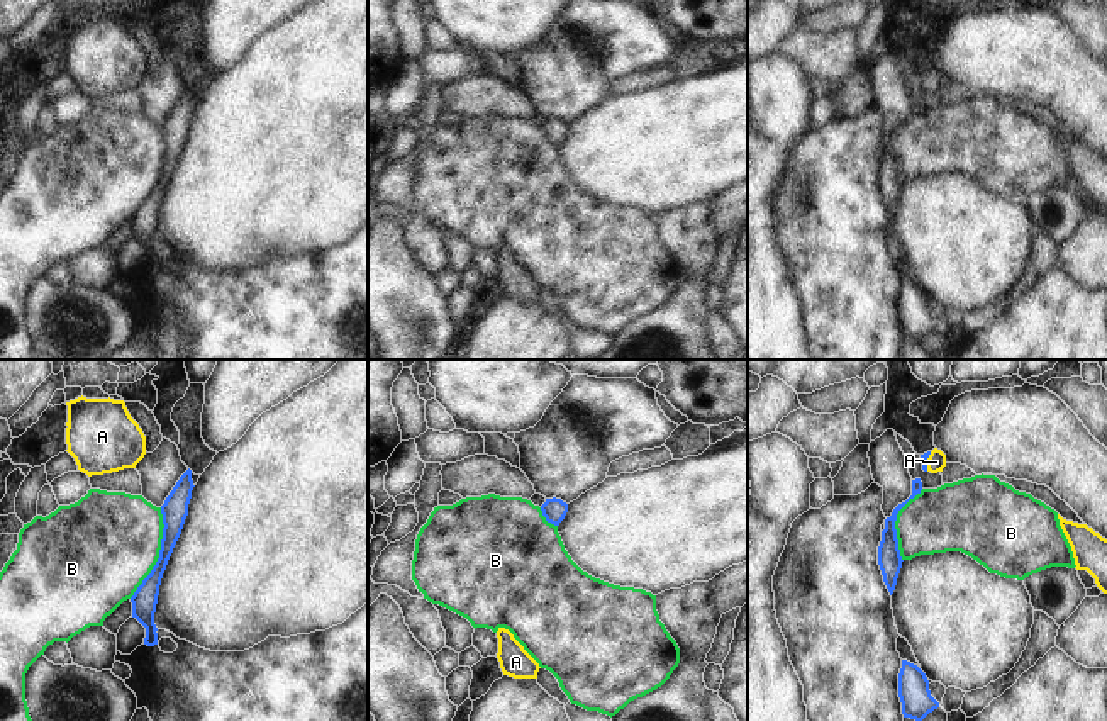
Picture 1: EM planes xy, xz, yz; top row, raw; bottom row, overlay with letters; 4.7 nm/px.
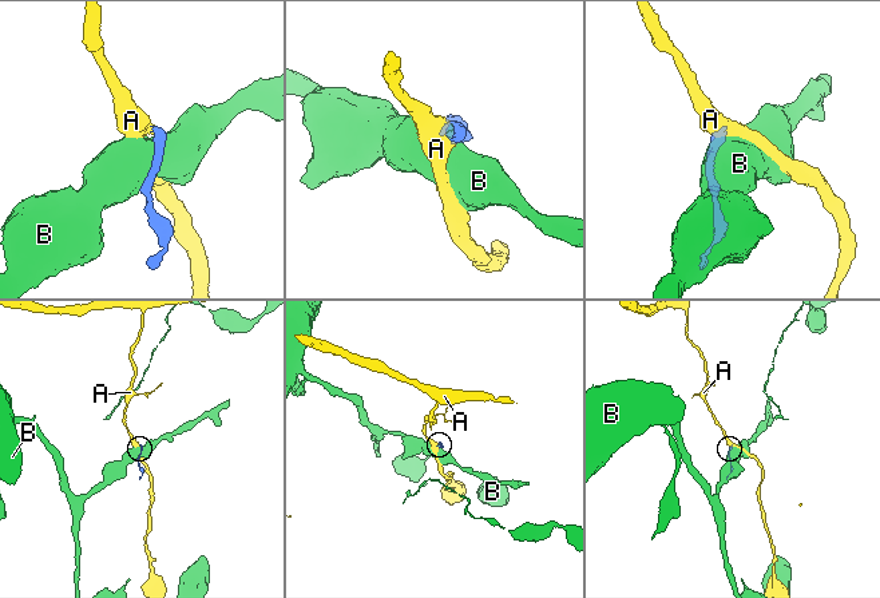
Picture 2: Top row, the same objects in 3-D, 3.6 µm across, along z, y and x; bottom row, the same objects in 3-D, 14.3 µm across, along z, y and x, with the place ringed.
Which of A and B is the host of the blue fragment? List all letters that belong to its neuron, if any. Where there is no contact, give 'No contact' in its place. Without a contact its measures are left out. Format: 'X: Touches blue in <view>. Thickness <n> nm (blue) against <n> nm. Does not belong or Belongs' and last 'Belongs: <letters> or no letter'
A: Touches blue in yz. Thickness 40 nm (blue) against 90 nm. Belongs
B: Touches blue in xy. Thickness 130 nm (blue) against 480 nm. Does not belong
Belongs: A

